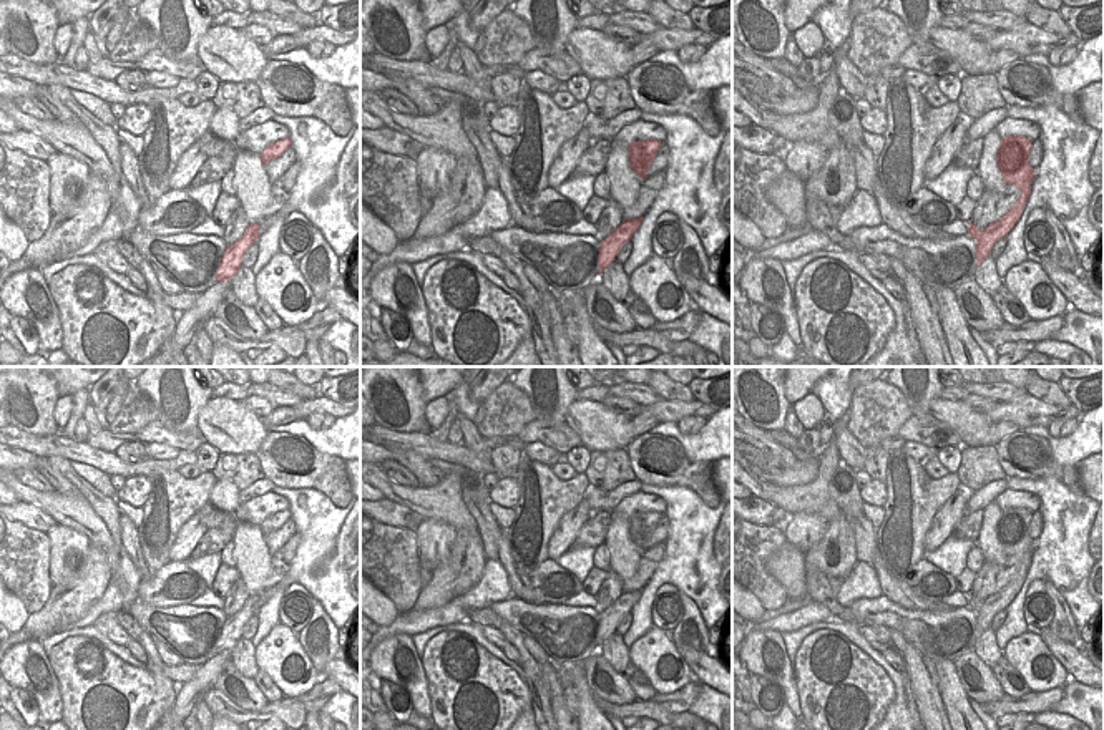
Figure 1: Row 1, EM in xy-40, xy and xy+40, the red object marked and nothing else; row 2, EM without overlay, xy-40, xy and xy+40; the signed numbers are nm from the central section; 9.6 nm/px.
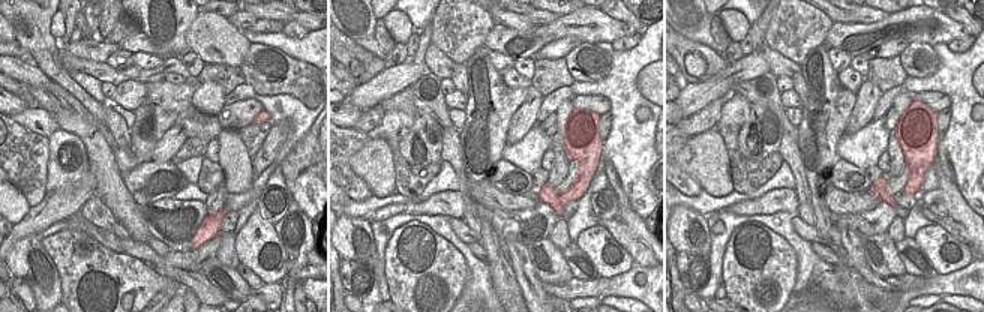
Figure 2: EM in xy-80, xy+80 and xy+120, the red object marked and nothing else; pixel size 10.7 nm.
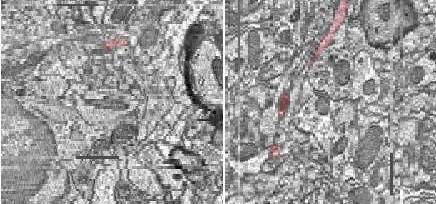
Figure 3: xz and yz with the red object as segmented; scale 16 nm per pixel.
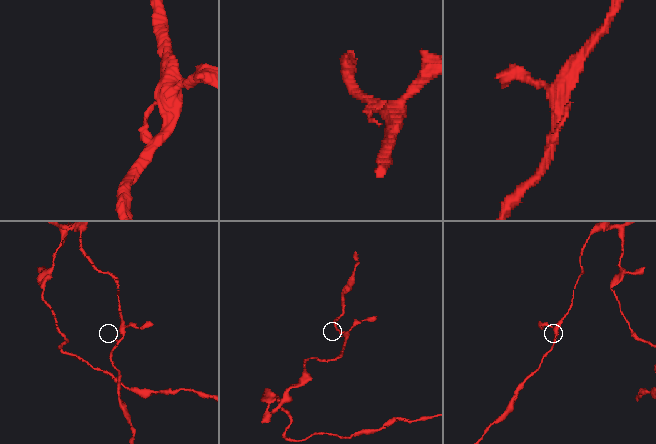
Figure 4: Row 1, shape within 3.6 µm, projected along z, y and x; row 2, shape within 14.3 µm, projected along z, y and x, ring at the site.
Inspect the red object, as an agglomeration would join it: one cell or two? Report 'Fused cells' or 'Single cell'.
Single cell.

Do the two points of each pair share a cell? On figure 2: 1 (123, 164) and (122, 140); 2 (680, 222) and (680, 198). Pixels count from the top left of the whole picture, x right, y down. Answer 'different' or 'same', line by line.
1: different
2: different

